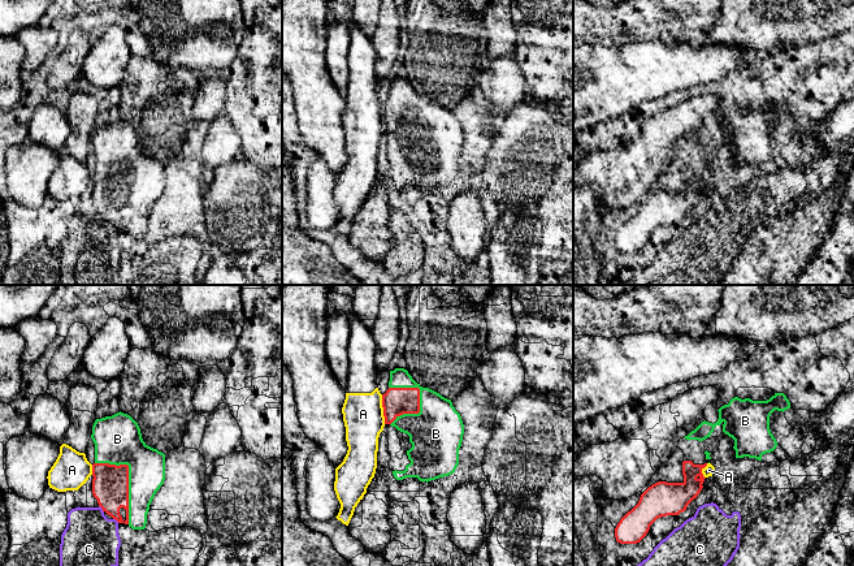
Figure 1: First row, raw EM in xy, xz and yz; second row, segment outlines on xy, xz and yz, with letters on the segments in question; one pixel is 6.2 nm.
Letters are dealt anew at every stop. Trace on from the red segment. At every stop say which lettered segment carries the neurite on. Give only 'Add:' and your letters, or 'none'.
Add: B

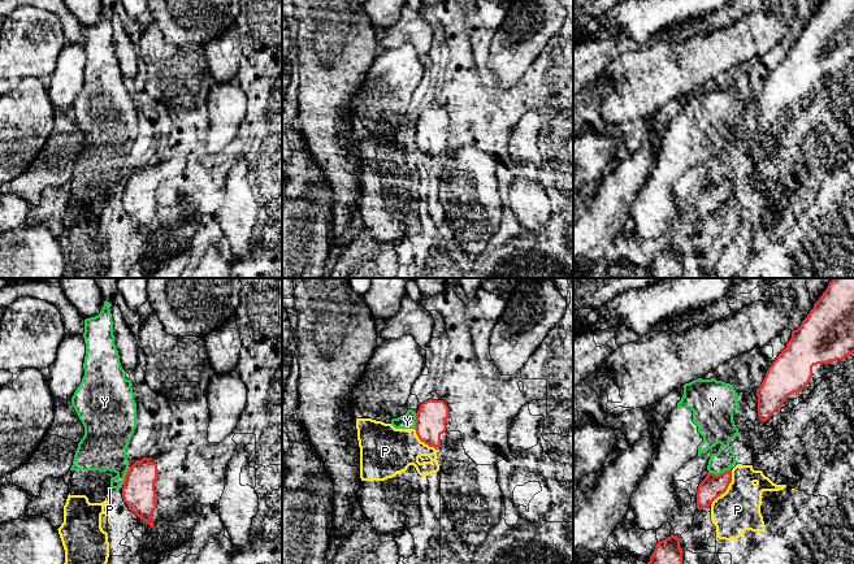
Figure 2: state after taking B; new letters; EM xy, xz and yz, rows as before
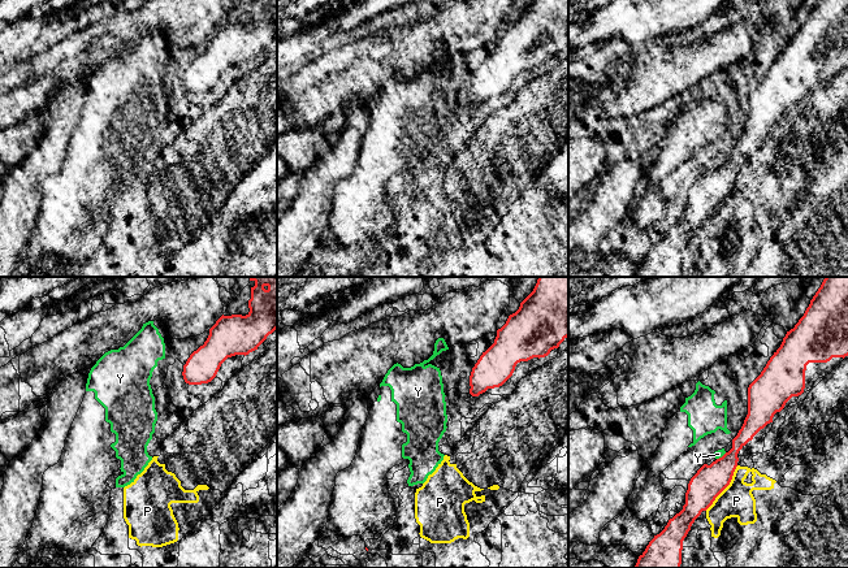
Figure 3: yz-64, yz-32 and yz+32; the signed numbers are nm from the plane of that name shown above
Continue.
Add: none

